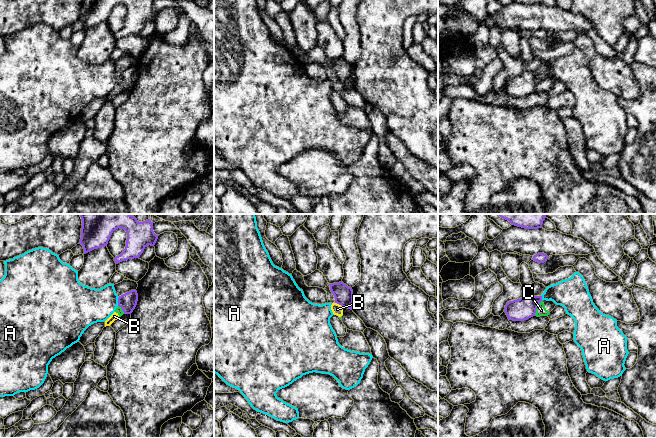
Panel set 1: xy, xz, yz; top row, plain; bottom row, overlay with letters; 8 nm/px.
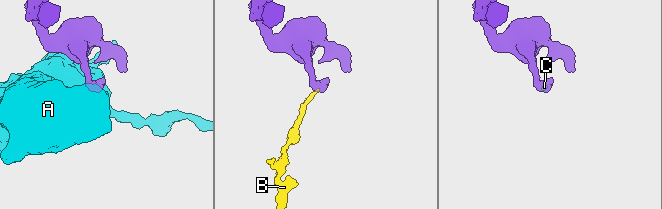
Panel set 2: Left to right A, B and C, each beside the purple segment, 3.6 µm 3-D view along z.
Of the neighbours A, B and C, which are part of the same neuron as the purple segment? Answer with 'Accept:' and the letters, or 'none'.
Accept: none

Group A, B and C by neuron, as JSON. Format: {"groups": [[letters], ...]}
{"groups": [["A"], ["B", "C"]]}

